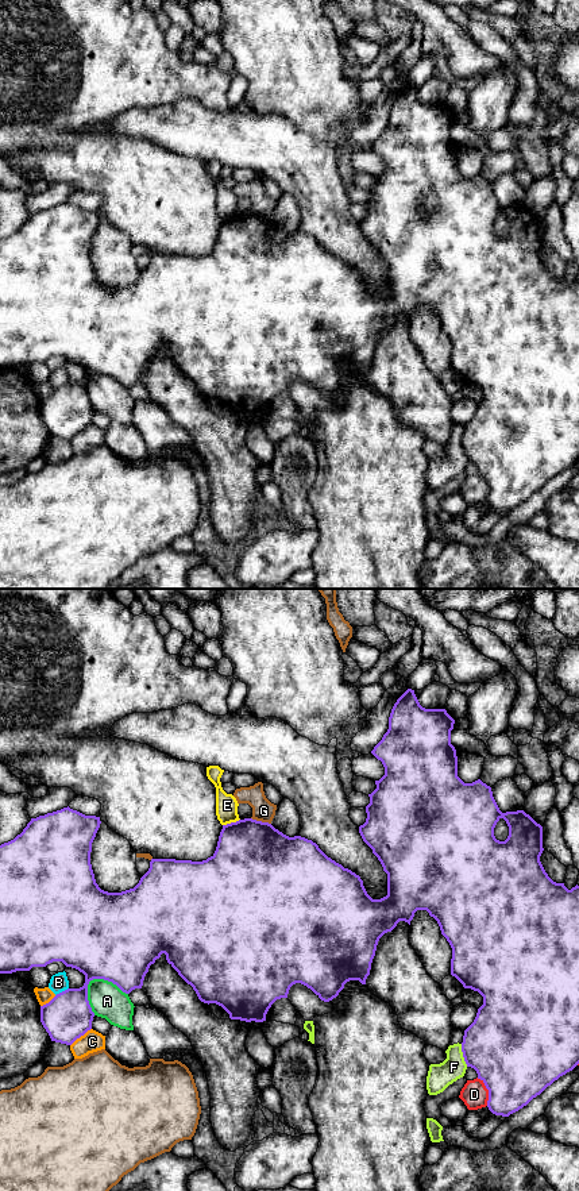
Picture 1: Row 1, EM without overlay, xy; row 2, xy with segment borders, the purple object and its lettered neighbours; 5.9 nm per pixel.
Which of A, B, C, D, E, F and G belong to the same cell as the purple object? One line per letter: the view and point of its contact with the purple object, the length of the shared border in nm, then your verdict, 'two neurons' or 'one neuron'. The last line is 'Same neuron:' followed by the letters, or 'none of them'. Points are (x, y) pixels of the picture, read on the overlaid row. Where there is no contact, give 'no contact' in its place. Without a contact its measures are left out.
A: xy (107, 979) | 260 nm | two neurons
B: xy (62, 991) | 90 nm | two neurons
C: xy (80, 1036) | 170 nm | two neurons
D: xy (489, 1091) | 180 nm | two neurons
E: xy (231, 823) | 110 nm | two neurons
F: xy (463, 1055) | 140 nm | two neurons
G: xy (261, 821) | 130 nm | two neurons
Same neuron: none of them

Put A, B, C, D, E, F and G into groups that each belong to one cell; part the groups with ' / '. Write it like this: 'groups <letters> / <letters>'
groups A / B / C / D / E / F / G

